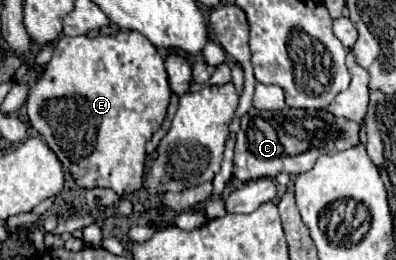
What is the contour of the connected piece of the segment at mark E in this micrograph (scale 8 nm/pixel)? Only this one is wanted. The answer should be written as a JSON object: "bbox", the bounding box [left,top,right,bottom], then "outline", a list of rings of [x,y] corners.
{"bbox":[26,31,172,215],"outline":[[[120,31],[116,37],[60,37],[52,53],[50,63],[42,77],[30,87],[26,97],[26,109],[30,125],[46,139],[48,147],[58,155],[60,163],[72,173],[74,181],[82,189],[108,187],[120,195],[117,208],[120,215],[133,213],[128,195],[142,189],[146,143],[160,129],[166,107],[170,103],[172,89],[164,69],[164,59],[158,49],[136,31]]]}

